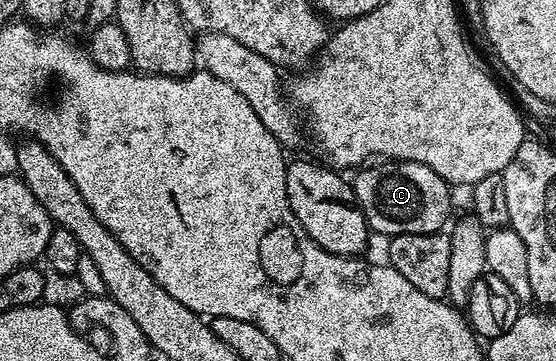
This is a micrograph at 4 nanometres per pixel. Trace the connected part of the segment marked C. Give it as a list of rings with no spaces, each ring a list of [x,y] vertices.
[[[384,160],[379,164],[365,165],[357,174],[360,175],[354,178],[355,205],[364,213],[369,231],[376,233],[377,230],[383,236],[434,234],[449,225],[448,209],[452,206],[452,198],[448,195],[450,186],[442,176],[438,176],[438,172],[417,162]]]

